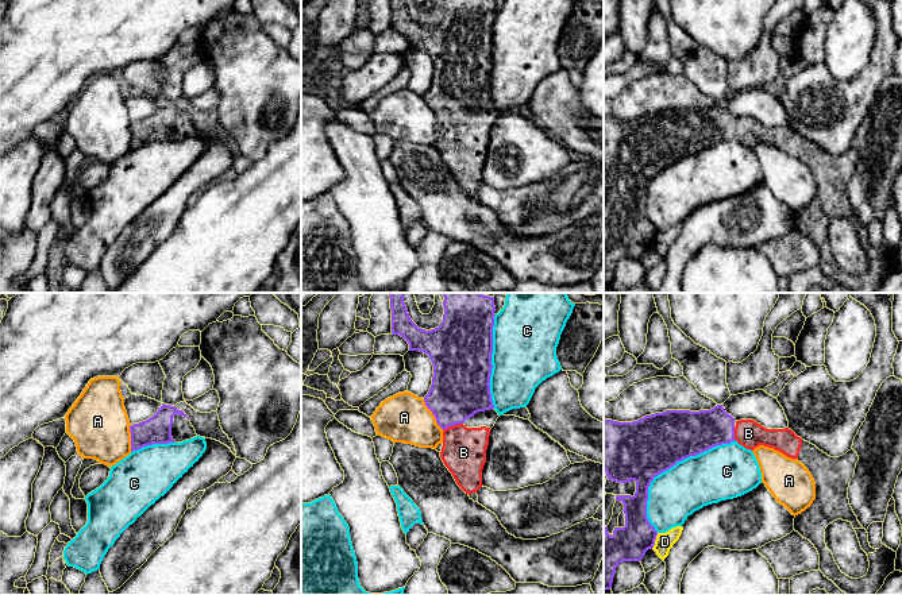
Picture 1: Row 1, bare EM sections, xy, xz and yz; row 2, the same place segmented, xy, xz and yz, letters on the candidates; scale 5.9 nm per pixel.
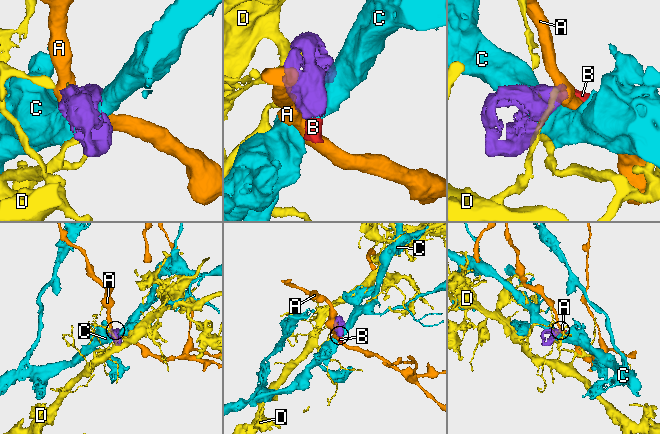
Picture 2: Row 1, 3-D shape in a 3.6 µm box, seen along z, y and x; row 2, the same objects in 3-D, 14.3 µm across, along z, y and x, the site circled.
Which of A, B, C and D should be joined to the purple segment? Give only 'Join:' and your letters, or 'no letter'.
Join: B

